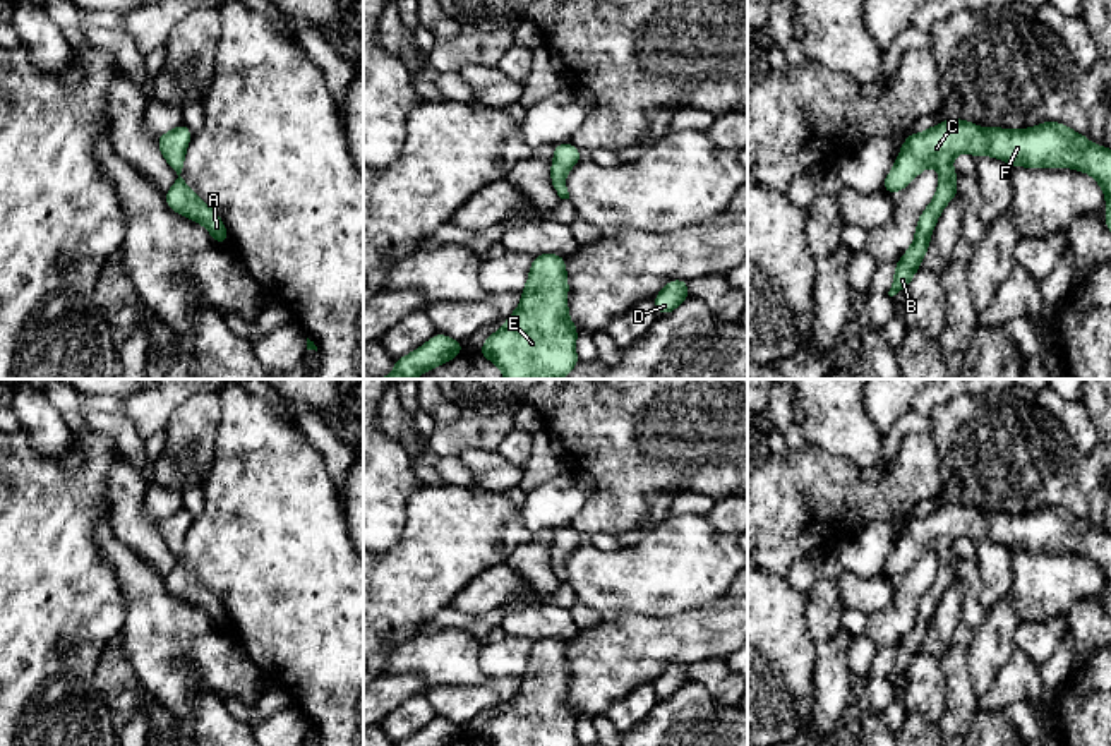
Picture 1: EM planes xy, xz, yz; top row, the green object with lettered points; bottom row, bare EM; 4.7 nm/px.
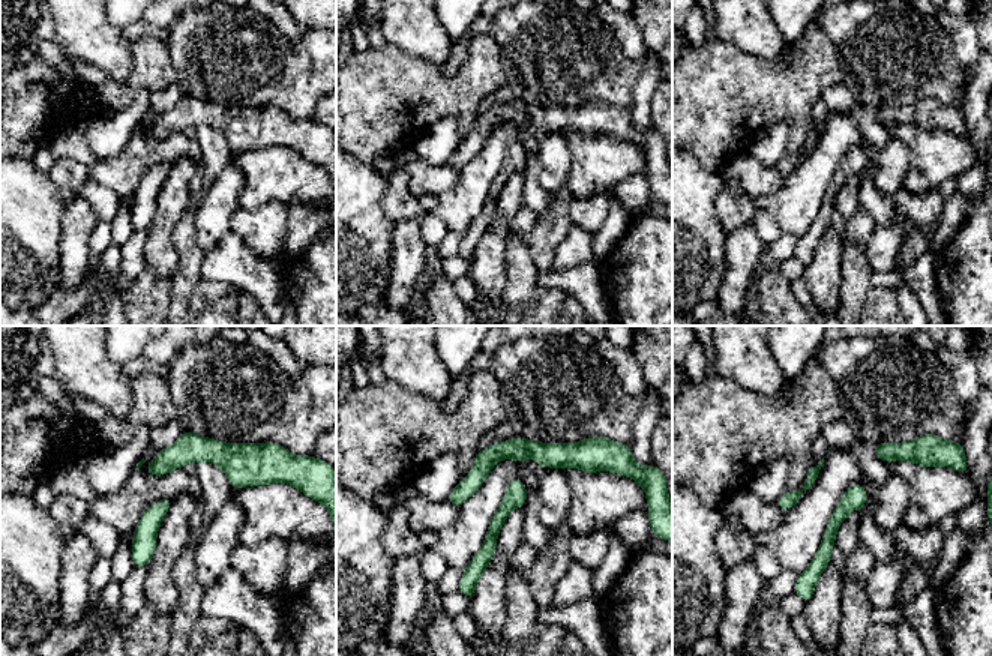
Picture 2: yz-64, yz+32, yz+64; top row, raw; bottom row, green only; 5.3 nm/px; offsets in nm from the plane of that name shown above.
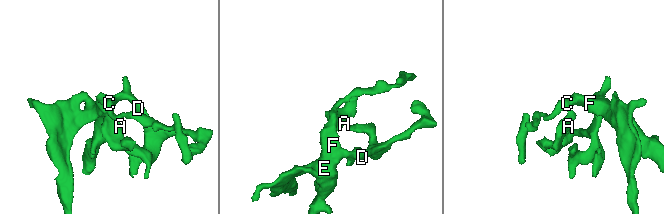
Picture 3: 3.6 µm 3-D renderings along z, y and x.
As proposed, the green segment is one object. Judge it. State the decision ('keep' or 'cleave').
keep

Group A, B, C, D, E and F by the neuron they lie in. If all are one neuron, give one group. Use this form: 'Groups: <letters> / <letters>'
Groups: A B C D E F

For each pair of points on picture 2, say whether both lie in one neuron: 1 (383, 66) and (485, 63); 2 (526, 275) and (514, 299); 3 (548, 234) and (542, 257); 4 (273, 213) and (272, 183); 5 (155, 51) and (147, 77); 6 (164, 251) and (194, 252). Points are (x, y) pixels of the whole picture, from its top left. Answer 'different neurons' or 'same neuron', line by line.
1: same neuron
2: same neuron
3: same neuron
4: different neurons
5: same neuron
6: different neurons

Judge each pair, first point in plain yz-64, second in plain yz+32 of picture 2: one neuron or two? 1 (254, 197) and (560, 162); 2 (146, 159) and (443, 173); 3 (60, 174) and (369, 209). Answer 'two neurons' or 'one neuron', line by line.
1: two neurons
2: one neuron
3: two neurons

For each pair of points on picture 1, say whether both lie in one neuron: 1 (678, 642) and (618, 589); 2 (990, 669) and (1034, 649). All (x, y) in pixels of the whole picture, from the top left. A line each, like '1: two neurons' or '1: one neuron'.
1: two neurons
2: two neurons

